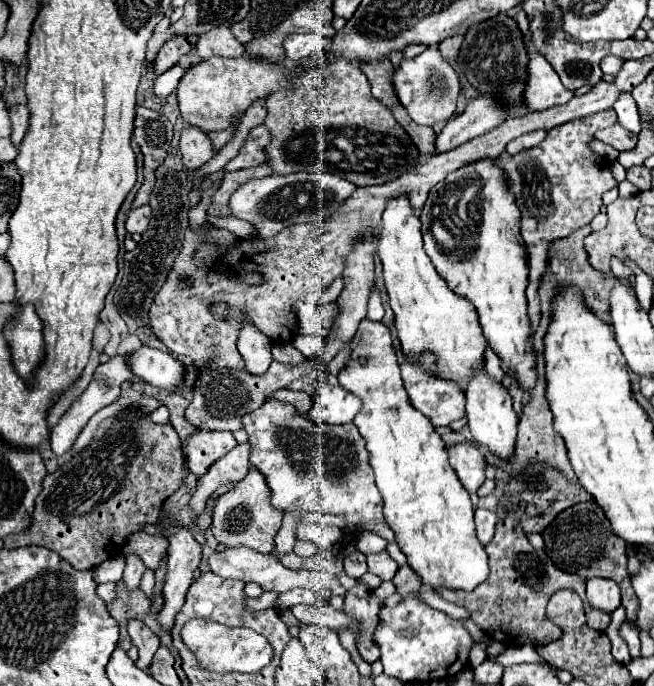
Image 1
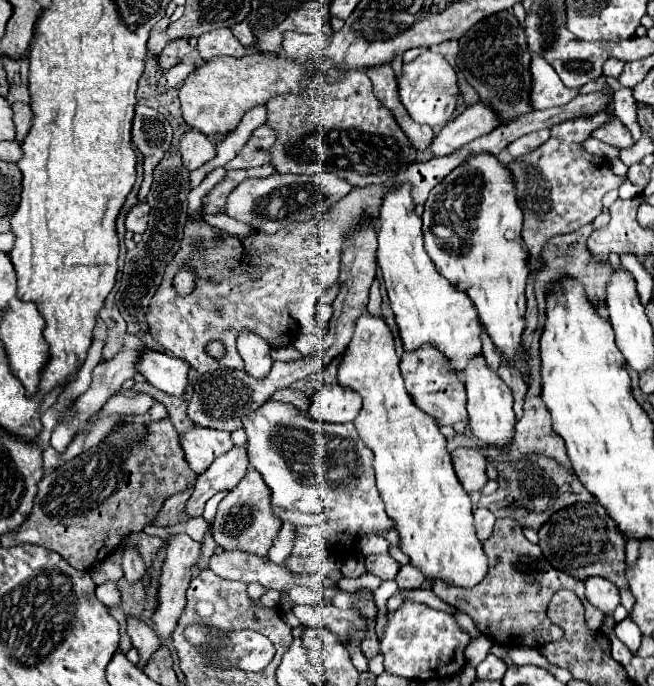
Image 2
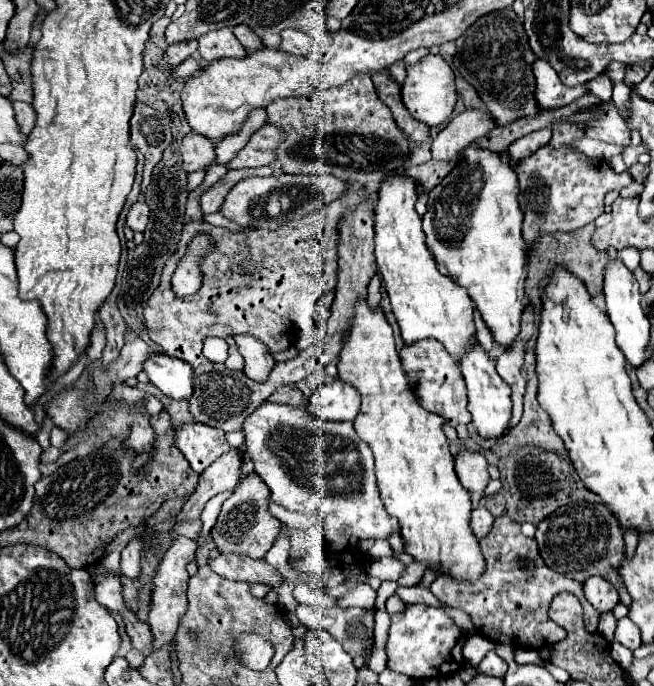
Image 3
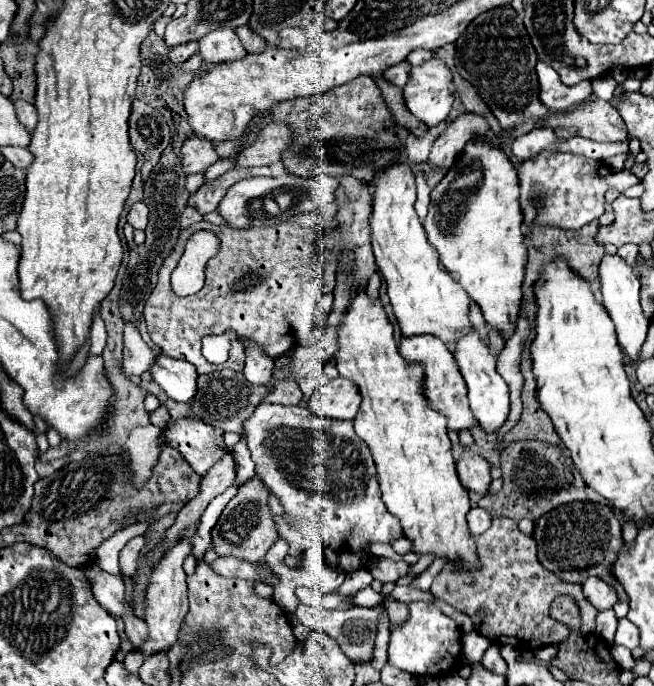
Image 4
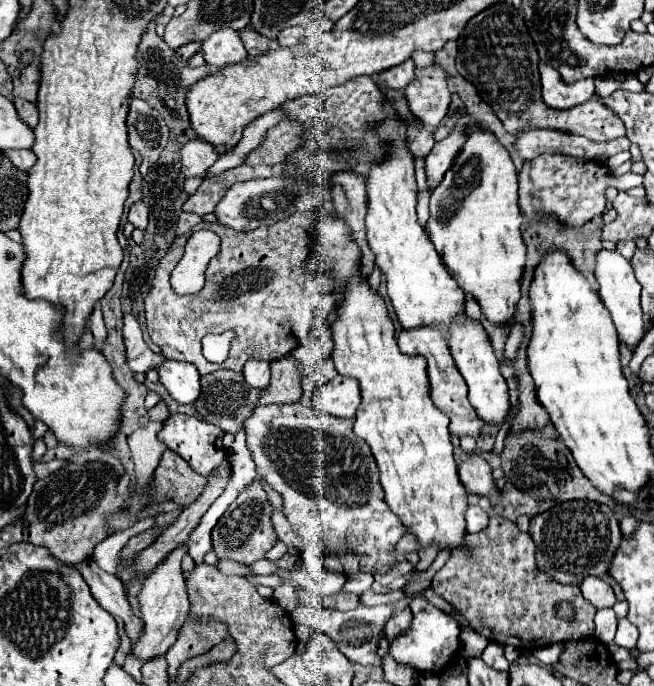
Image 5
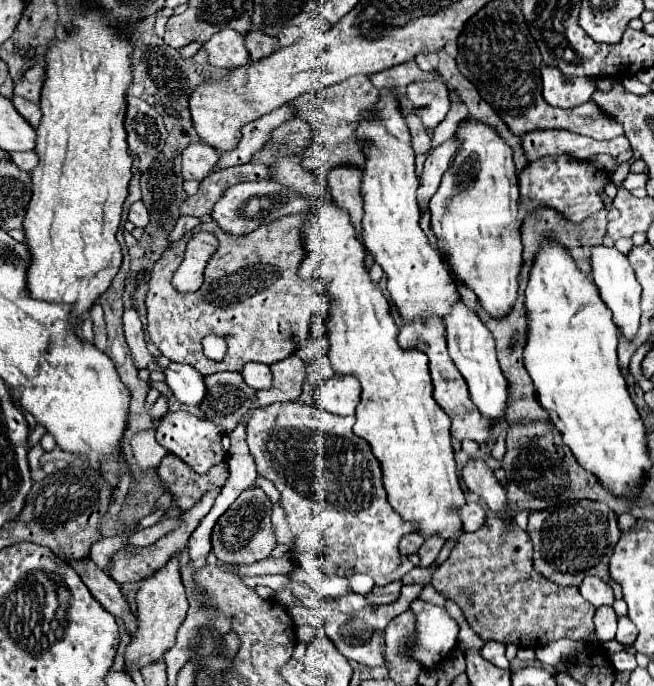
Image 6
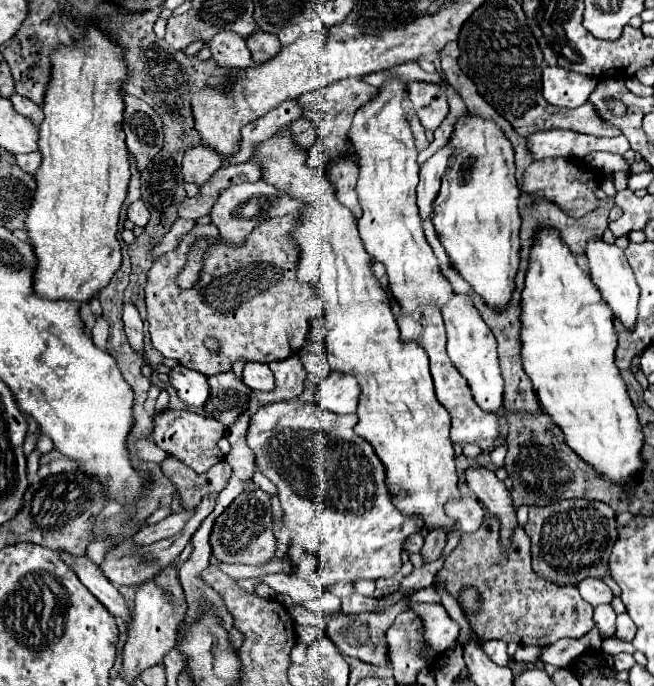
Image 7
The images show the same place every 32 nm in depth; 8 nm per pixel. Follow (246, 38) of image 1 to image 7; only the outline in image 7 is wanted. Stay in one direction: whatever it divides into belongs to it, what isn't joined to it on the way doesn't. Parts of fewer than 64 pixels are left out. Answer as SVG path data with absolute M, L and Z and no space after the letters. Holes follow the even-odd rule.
M264 32L252 34L246 42L256 64L264 64L266 60L272 60L272 56L276 56L276 52L280 52L280 46L282 46L278 36L264 34Z

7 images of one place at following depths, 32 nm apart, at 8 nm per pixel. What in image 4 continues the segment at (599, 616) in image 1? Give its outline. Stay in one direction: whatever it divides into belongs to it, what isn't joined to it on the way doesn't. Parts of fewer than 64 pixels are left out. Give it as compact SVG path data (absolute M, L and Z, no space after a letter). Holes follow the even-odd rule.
M494 516L488 532L472 536L476 540L476 552L480 554L480 572L468 576L468 572L454 572L444 566L434 578L430 592L470 616L474 630L492 644L510 644L520 652L532 652L564 640L564 624L558 624L550 616L550 604L558 596L572 596L578 602L580 632L592 634L598 610L582 596L580 584L562 582L552 572L544 570L536 560L532 536L522 534L514 520L508 524L502 518L504 516Z

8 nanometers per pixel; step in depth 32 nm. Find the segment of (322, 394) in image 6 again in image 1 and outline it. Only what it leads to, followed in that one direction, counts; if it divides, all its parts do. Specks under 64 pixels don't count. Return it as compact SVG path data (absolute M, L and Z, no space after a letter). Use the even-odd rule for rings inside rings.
M322 386L312 398L308 416L316 424L346 424L360 412L362 400L340 386Z

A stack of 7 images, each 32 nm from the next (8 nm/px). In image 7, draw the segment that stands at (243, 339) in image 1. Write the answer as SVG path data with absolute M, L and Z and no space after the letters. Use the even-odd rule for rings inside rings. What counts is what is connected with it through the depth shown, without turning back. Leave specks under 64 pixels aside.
M248 362L244 366L244 384L252 390L264 390L264 392L270 392L276 386L268 364L256 364L256 362Z

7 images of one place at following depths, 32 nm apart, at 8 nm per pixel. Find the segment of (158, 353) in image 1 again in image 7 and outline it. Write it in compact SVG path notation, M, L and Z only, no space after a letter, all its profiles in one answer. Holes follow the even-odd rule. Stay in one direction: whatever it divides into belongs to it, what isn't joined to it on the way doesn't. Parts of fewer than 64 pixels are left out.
M178 364L176 368L172 368L170 372L170 382L172 386L178 390L178 396L190 404L190 406L204 406L208 402L210 396L210 388L206 382L206 376L202 376L200 372L194 372L182 364Z

